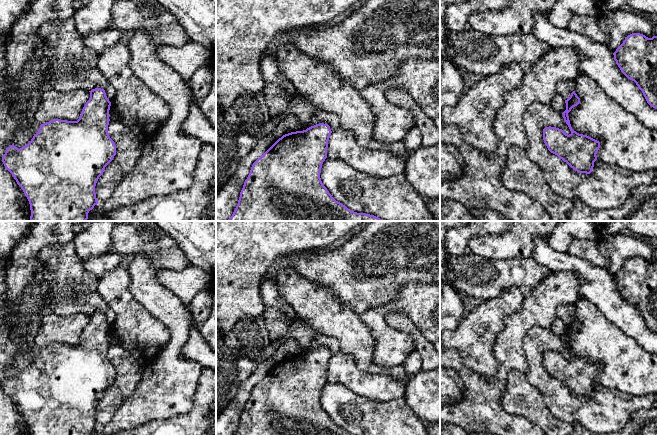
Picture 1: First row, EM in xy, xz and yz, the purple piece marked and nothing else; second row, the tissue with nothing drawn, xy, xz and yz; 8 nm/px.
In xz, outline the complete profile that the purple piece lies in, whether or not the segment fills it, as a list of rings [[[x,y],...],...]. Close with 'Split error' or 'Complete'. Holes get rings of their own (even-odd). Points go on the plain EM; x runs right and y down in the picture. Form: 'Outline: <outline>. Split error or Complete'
Outline: [[[319,347],[279,362],[253,387],[234,435],[351,435],[332,421],[320,402],[331,357],[328,348]]]. Complete

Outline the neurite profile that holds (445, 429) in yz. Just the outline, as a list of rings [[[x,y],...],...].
[[[440,423],[440,435],[468,435],[468,433],[458,426]]]

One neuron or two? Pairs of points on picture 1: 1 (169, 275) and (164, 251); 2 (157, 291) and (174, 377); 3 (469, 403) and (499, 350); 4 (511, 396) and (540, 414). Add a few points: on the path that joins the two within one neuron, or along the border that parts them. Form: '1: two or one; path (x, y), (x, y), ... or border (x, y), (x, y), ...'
1: two; border (189, 263), (179, 270), (160, 269)
2: one; path (171, 312), (175, 316), (174, 356)
3: one; path (484, 395), (501, 378), (502, 365)
4: one; path (518, 398), (525, 400), (533, 408)

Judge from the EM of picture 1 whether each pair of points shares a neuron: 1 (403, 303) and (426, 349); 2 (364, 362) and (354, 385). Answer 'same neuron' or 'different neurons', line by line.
1: different neurons
2: different neurons

